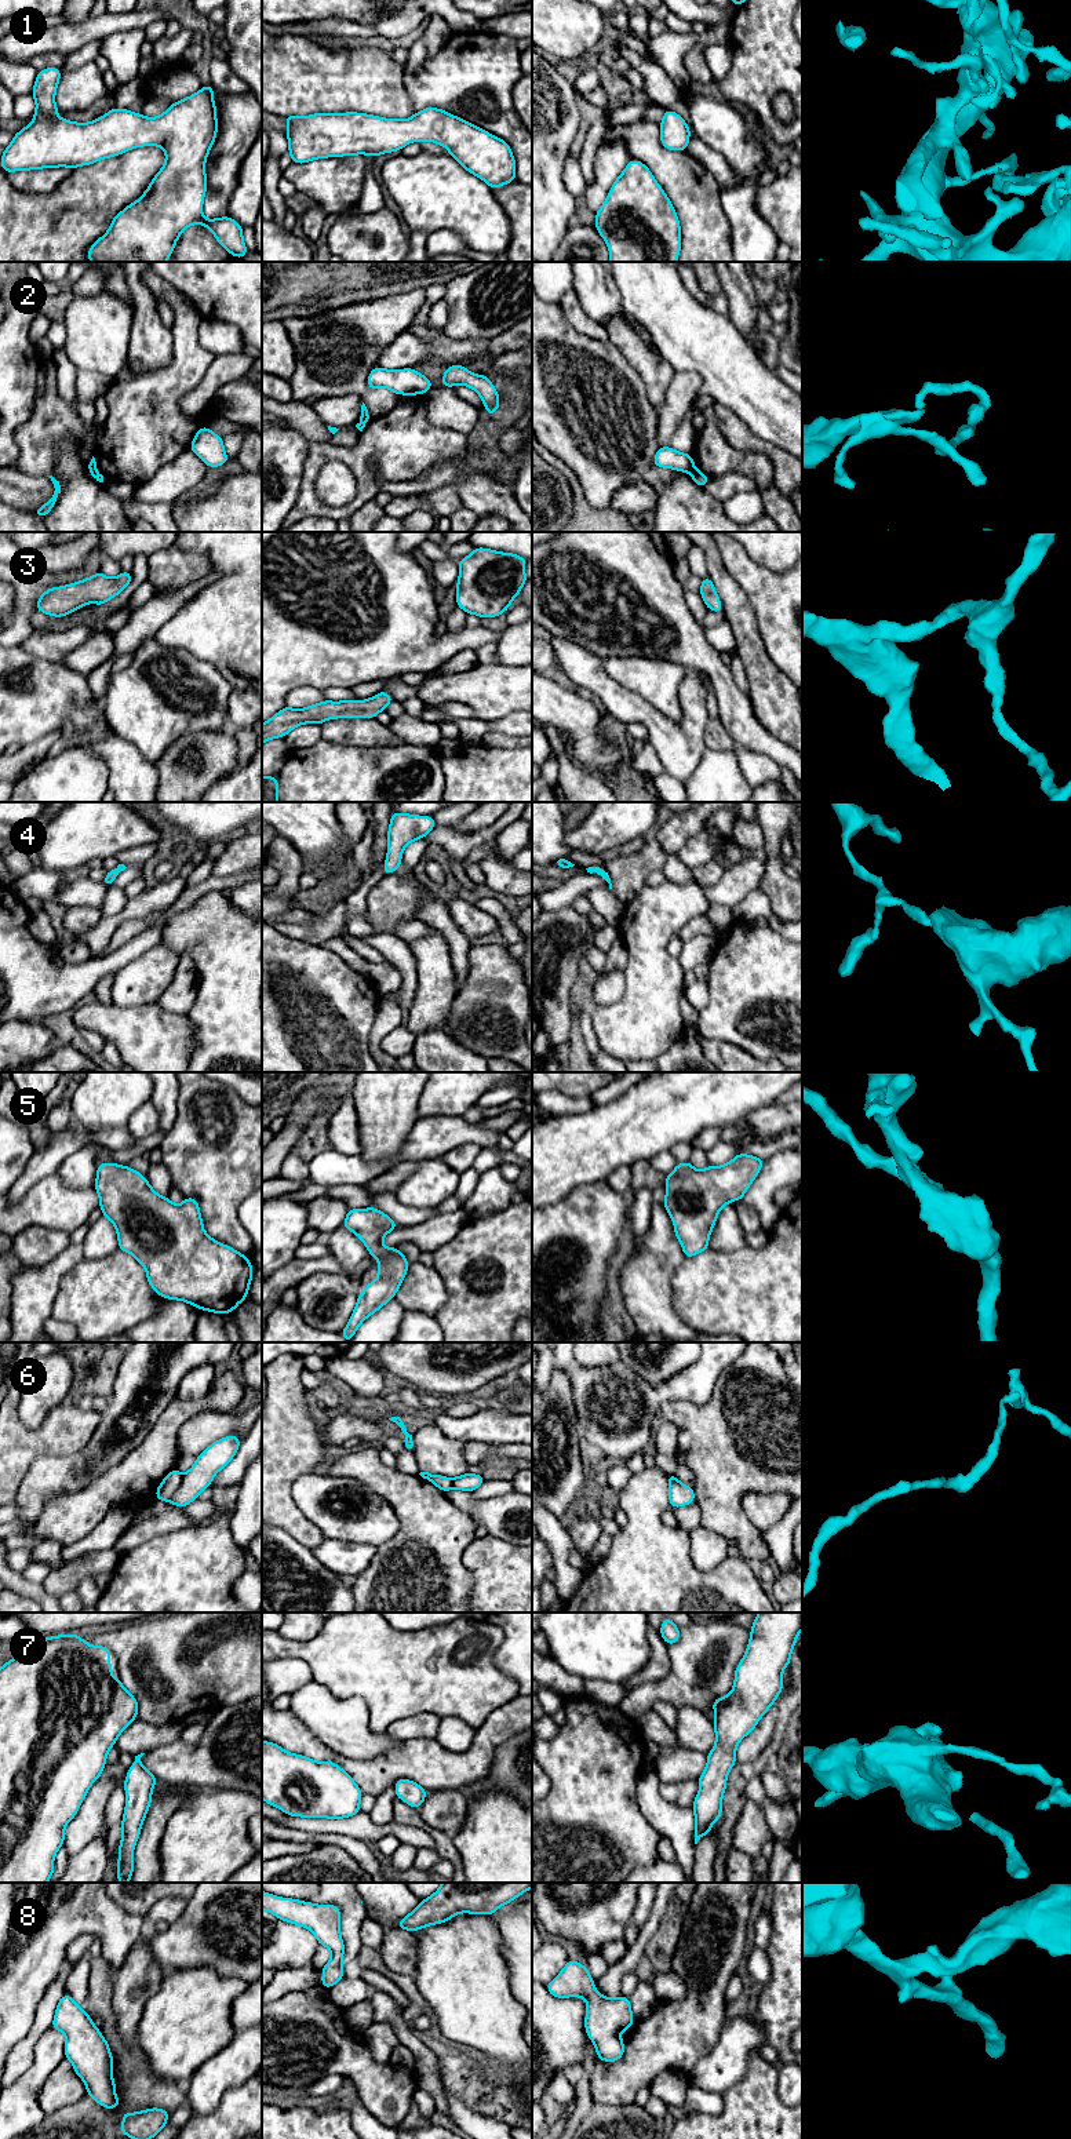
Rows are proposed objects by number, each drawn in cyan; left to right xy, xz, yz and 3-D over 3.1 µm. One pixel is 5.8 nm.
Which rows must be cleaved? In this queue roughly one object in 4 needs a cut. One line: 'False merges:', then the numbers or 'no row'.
False merges: 2, 6

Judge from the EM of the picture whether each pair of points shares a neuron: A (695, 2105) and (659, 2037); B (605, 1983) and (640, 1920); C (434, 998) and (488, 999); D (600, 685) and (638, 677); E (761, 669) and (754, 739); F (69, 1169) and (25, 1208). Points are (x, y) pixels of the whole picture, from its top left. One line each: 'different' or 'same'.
A: different
B: different
C: different
D: different
E: different
F: different

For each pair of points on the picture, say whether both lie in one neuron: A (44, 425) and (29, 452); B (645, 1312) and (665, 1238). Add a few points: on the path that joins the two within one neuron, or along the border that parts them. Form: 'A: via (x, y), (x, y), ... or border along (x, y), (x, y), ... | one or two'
A: via (40, 432), (36, 437), (36, 445) | one
B: via (648, 1294), (648, 1271), (658, 1256) | one

